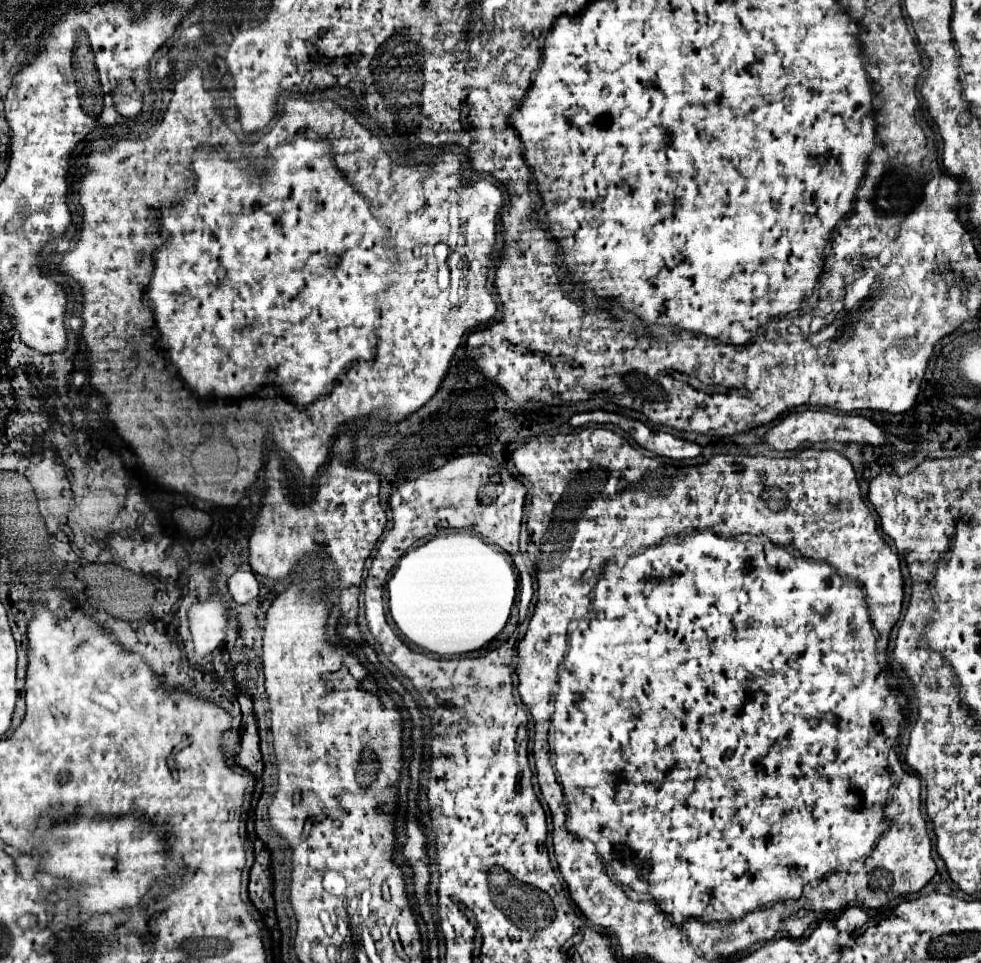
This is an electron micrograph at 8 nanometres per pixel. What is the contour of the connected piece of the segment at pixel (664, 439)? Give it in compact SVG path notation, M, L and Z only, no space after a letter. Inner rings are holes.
M611 415L611 423L617 423L623 431L627 431L637 445L643 449L661 455L661 457L671 457L671 459L693 459L701 455L701 447L697 443L689 443L685 439L679 439L671 433L665 431L651 431L647 425L641 421L621 417L621 415Z

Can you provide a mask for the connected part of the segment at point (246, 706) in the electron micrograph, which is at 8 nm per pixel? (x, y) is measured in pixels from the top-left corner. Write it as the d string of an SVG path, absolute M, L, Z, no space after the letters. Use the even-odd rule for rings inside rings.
M239 691L237 701L243 711L243 723L241 723L241 751L237 755L237 765L243 769L249 769L253 773L263 771L263 759L259 751L259 733L257 733L257 719L253 713L253 699L251 695Z

